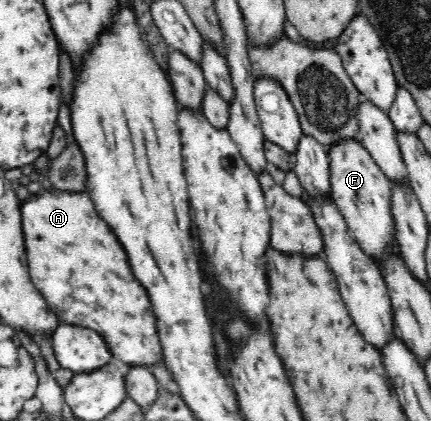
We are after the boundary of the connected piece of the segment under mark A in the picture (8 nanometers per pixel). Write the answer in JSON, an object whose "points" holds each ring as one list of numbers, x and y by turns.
{"points":[[41,189,21,201,19,210,31,280,60,323,97,330,123,369,162,360,149,298,133,278,121,244,99,216,91,195,86,190]]}

